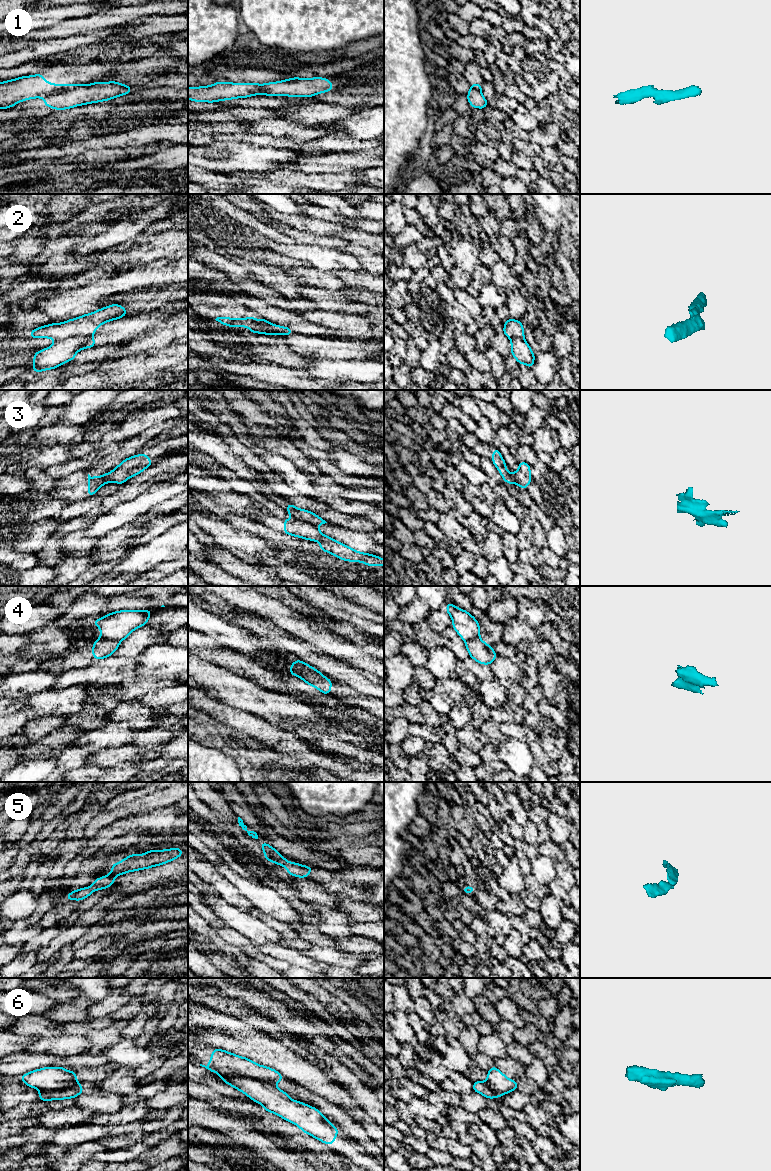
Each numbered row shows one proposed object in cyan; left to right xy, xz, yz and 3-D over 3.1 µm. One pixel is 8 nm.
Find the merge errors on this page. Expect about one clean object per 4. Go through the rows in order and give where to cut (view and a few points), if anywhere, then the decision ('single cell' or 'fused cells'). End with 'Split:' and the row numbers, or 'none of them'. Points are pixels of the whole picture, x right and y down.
1: cut in xy along (79, 85), (46, 97); fused cells
2: cut in xy along (88, 336), (70, 336), (55, 341); fused cells
3: cut in xz along (295, 517), (310, 522), (316, 527); fused cells
4: cut in xy along (101, 637), (118, 642); fused cells
5: no cut; single cell
6: cut in xz along (209, 1064), (223, 1074), (236, 1074), (271, 1082), (274, 1085); fused cells
Split: 1, 2, 3, 4, 6

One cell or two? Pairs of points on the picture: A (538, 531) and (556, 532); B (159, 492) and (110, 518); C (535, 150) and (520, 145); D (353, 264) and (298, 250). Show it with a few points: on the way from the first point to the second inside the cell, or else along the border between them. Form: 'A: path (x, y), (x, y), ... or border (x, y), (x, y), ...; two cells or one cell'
A: border (545, 532), (548, 544); two cells
B: path (147, 502), (132, 509), (122, 509); one cell
C: path (531, 149), (524, 146); one cell
D: path (339, 260), (325, 259), (312, 254); one cell

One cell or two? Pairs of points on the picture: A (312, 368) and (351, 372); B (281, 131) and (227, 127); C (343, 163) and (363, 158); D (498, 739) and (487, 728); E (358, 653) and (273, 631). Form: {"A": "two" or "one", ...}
{"A": "one", "B": "two", "C": "one", "D": "one", "E": "two"}

